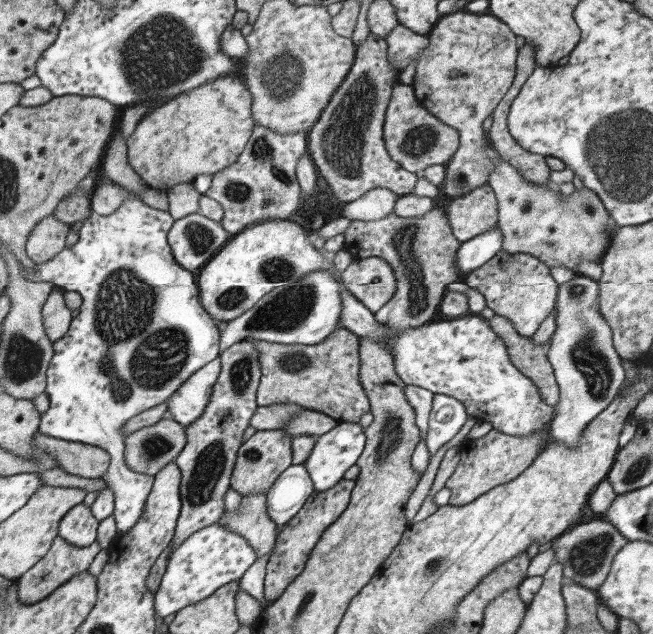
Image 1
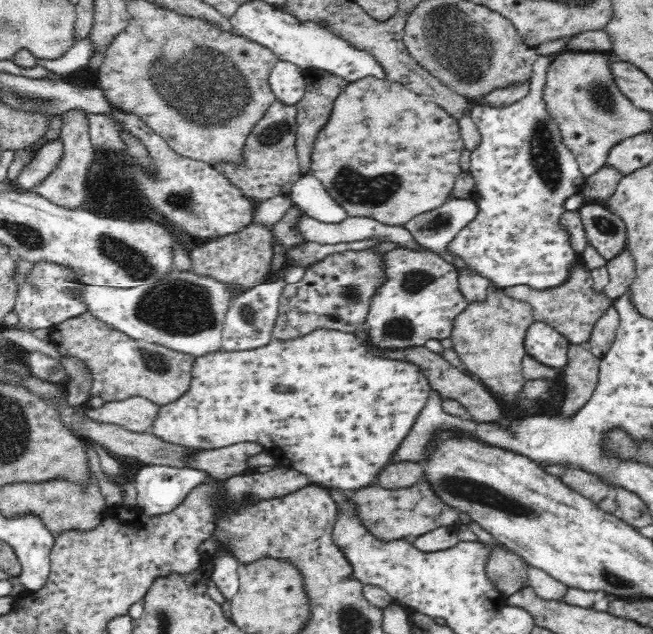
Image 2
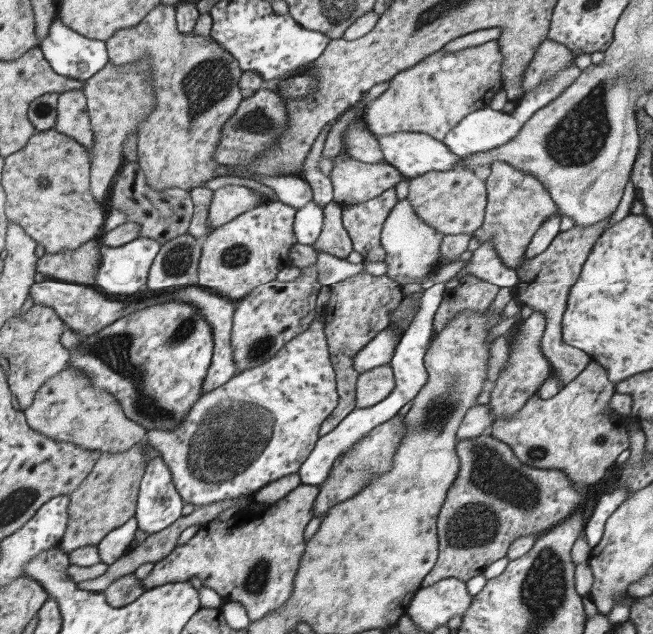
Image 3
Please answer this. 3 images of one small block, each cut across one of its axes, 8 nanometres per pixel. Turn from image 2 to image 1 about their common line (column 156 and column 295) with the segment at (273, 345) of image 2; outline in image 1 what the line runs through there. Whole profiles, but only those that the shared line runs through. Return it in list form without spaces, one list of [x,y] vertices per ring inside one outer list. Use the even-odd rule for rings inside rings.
[[[303,410],[299,412],[299,416],[291,418],[285,428],[281,428],[285,434],[293,436],[323,436],[325,432],[331,432],[331,428],[335,428],[339,422],[333,420],[327,414],[315,412],[315,410]]]

